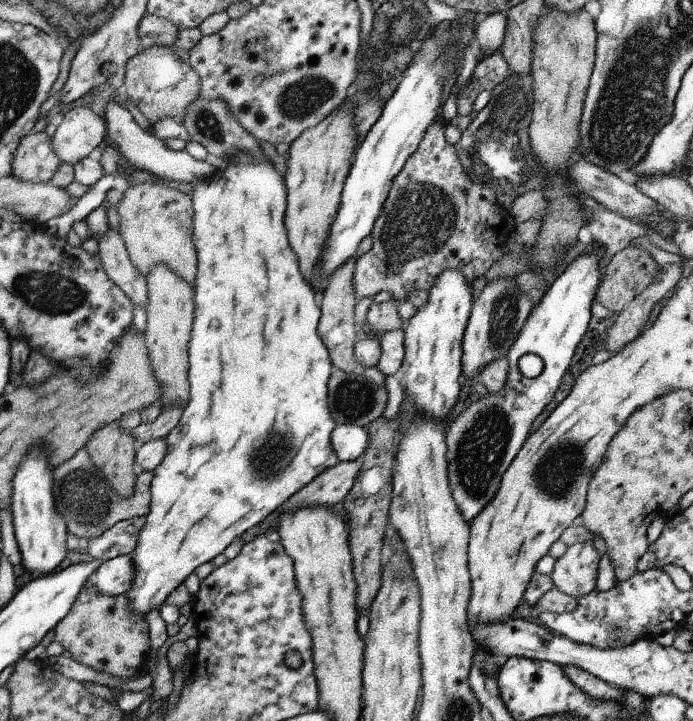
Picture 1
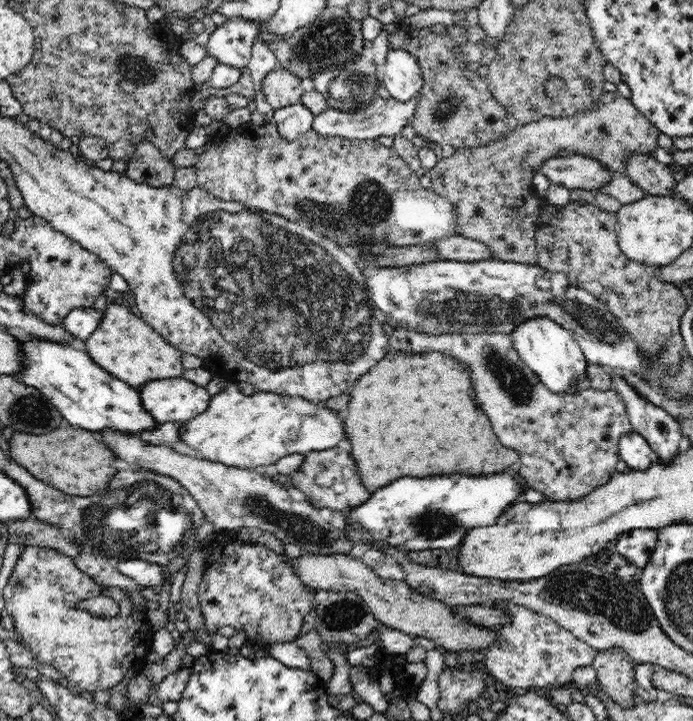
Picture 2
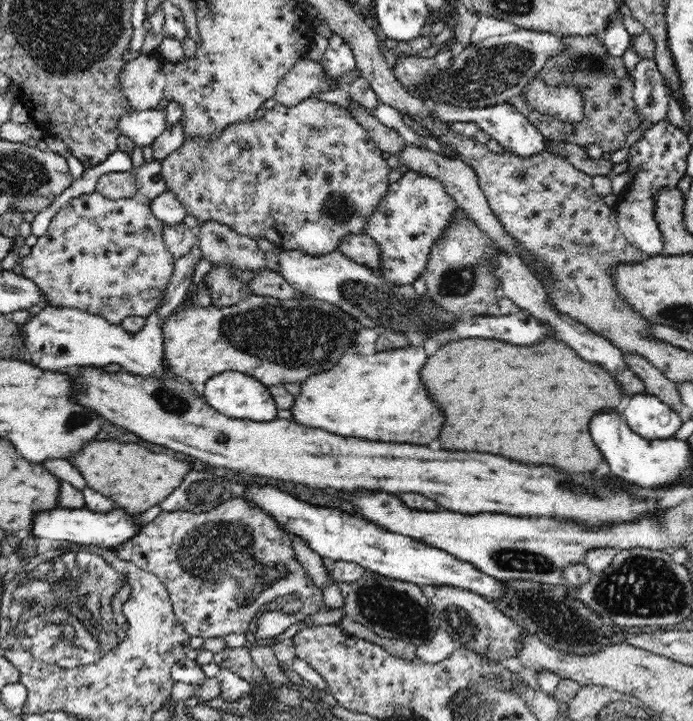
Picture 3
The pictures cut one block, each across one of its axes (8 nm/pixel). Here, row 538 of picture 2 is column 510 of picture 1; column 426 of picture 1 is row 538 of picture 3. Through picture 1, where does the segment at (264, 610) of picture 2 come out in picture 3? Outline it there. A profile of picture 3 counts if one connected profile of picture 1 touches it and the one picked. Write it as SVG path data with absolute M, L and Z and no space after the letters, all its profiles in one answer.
M242 496L227 500L208 512L162 511L154 520L143 524L139 528L137 535L136 538L126 540L126 543L116 546L114 552L122 560L133 562L136 566L154 573L164 583L172 603L174 614L184 631L191 637L202 636L202 638L206 639L217 636L224 637L227 634L246 634L252 618L258 614L258 611L262 607L268 604L268 602L272 602L272 600L286 595L297 596L297 599L302 602L300 614L303 617L308 617L310 614L314 614L314 612L320 610L322 606L325 606L321 589L312 582L311 577L307 575L302 563L297 559L294 548L292 547L292 537L287 532L284 532L284 529L280 528L279 524L267 512L264 512L259 506L248 502Z

